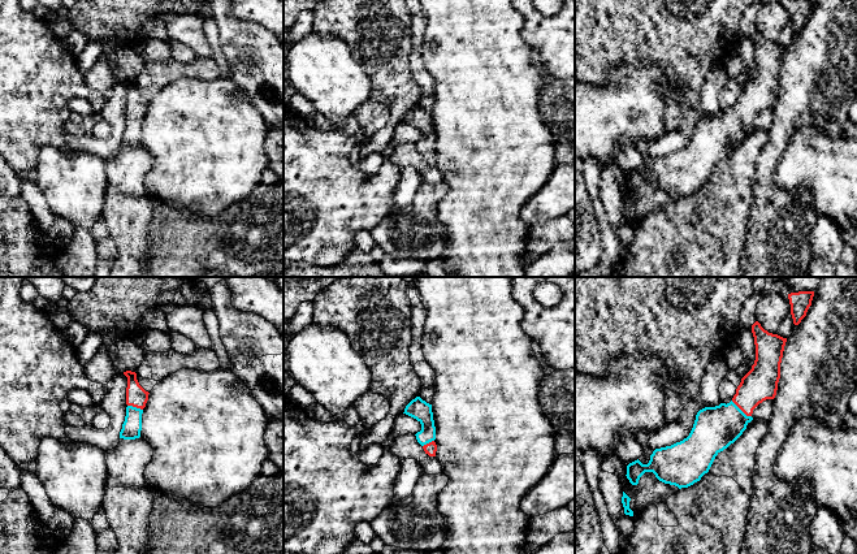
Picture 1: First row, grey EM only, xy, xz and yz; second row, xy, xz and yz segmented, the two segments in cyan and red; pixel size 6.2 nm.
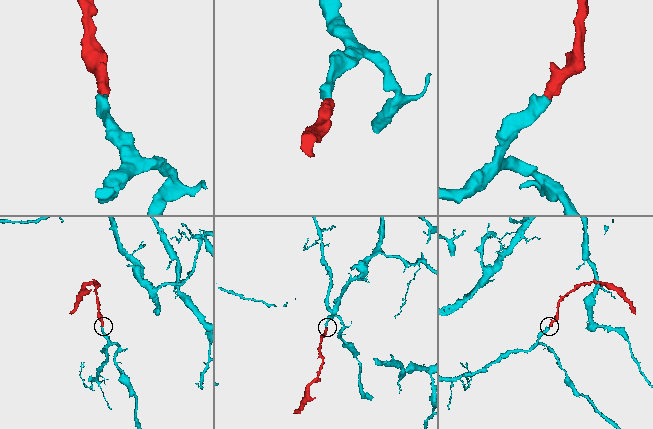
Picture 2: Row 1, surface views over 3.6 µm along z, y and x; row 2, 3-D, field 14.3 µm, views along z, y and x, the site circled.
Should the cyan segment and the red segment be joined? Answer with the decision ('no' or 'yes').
yes

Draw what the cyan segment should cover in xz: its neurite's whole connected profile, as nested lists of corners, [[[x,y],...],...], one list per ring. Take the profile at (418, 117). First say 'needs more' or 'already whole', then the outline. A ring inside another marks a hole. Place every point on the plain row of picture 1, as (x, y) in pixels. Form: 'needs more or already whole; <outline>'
needs more; [[[416,105],[406,114],[403,122],[416,127],[421,133],[421,139],[415,143],[416,148],[423,155],[425,163],[436,165],[436,135],[432,113],[427,112],[420,105]]]

